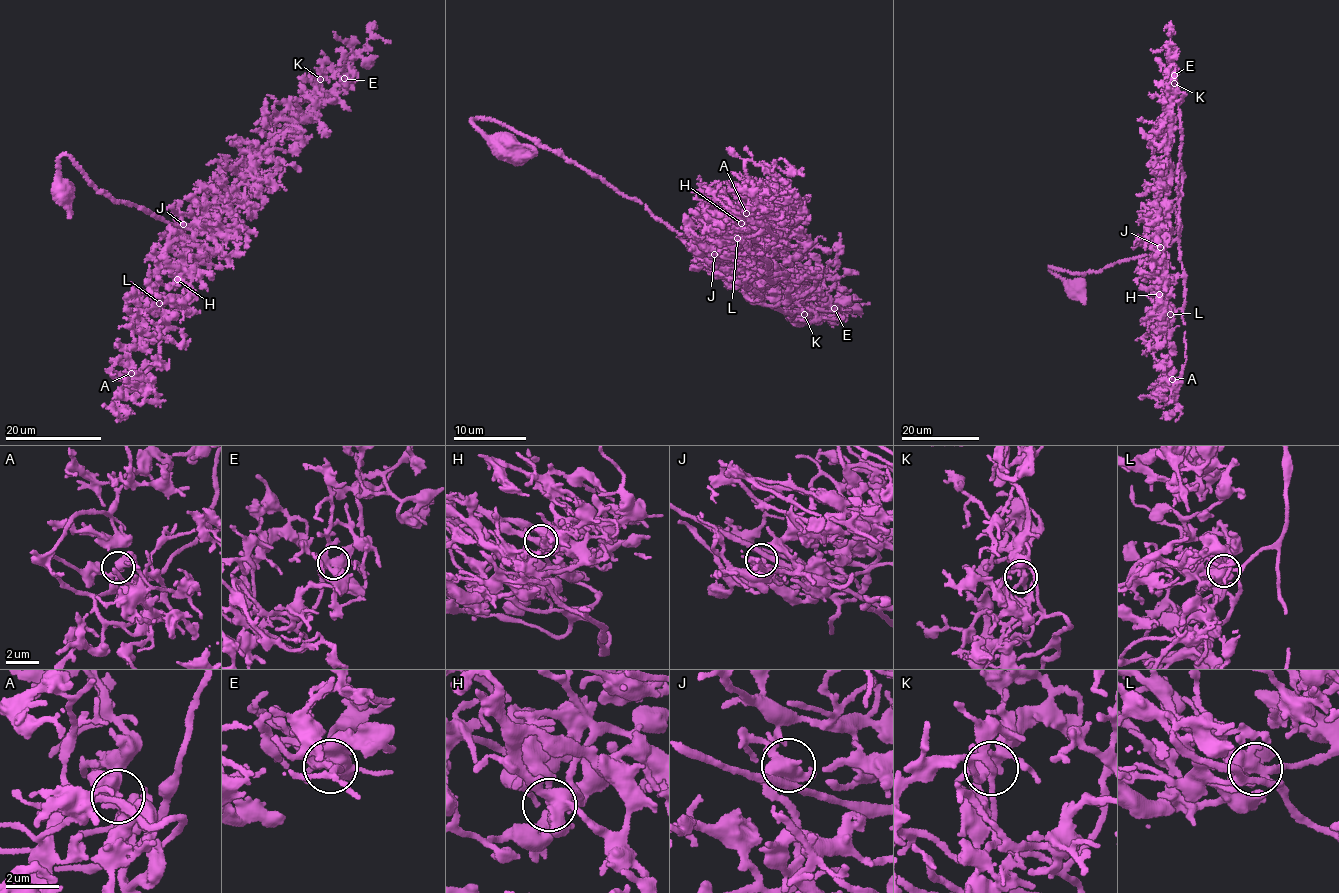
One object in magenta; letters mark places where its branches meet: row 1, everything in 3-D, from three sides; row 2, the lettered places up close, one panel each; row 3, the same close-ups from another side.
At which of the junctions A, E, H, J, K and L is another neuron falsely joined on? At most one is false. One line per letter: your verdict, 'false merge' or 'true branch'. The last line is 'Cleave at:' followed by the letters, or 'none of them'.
A: true branch
E: true branch
H: true branch
J: true branch
K: true branch
L: true branch
Cleave at: none of them

